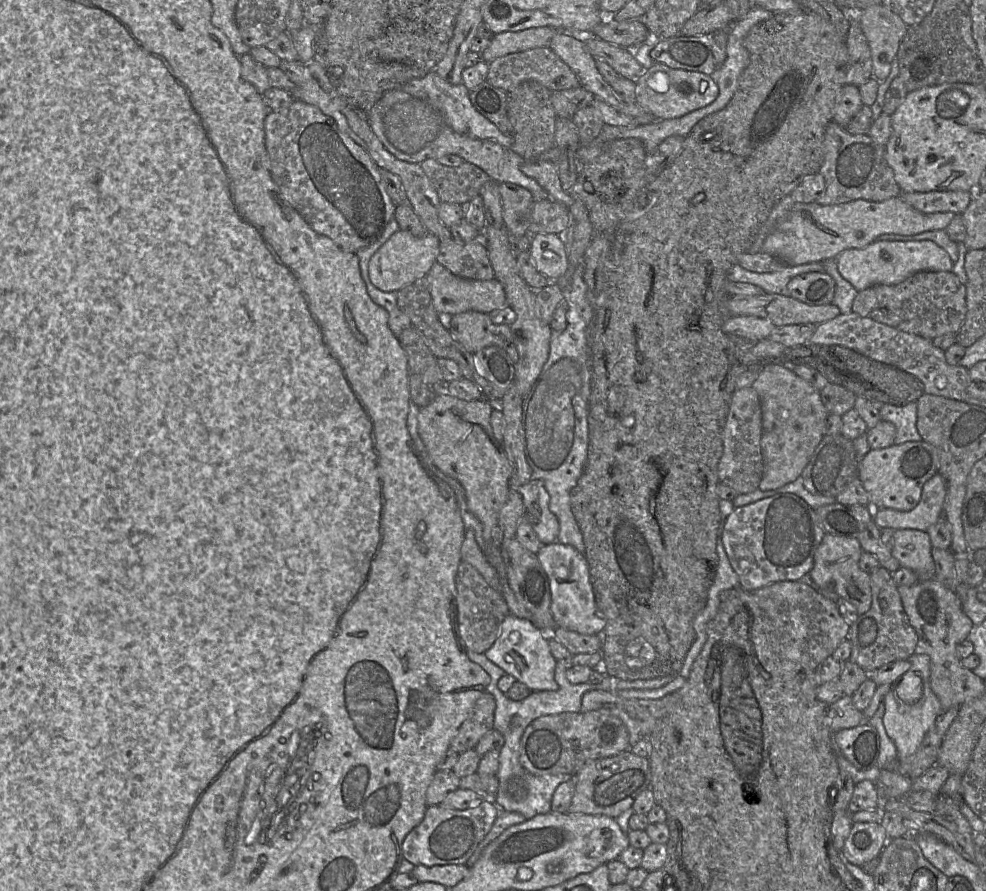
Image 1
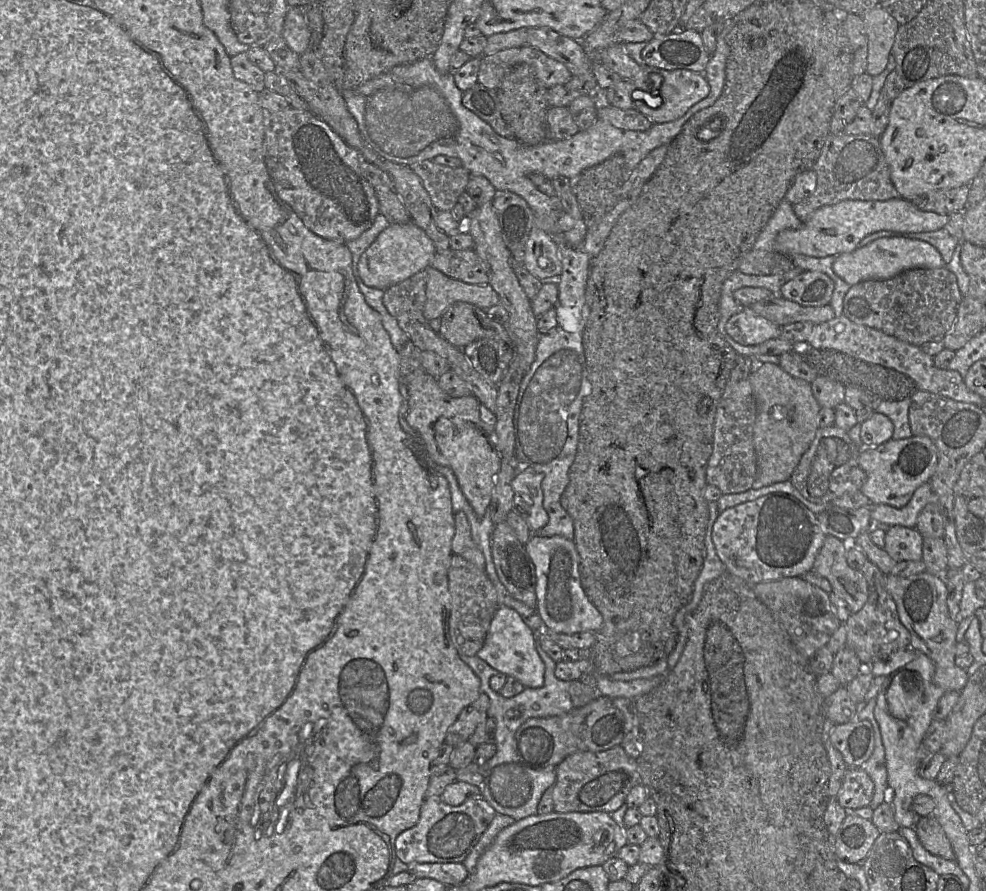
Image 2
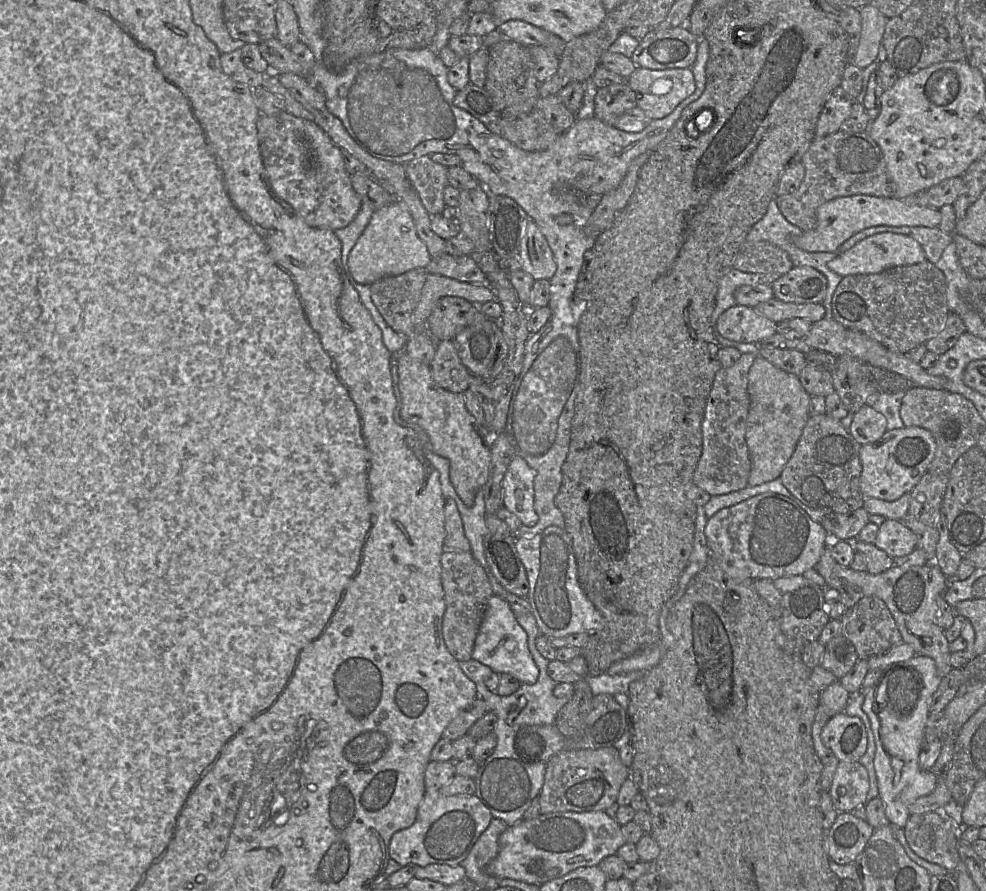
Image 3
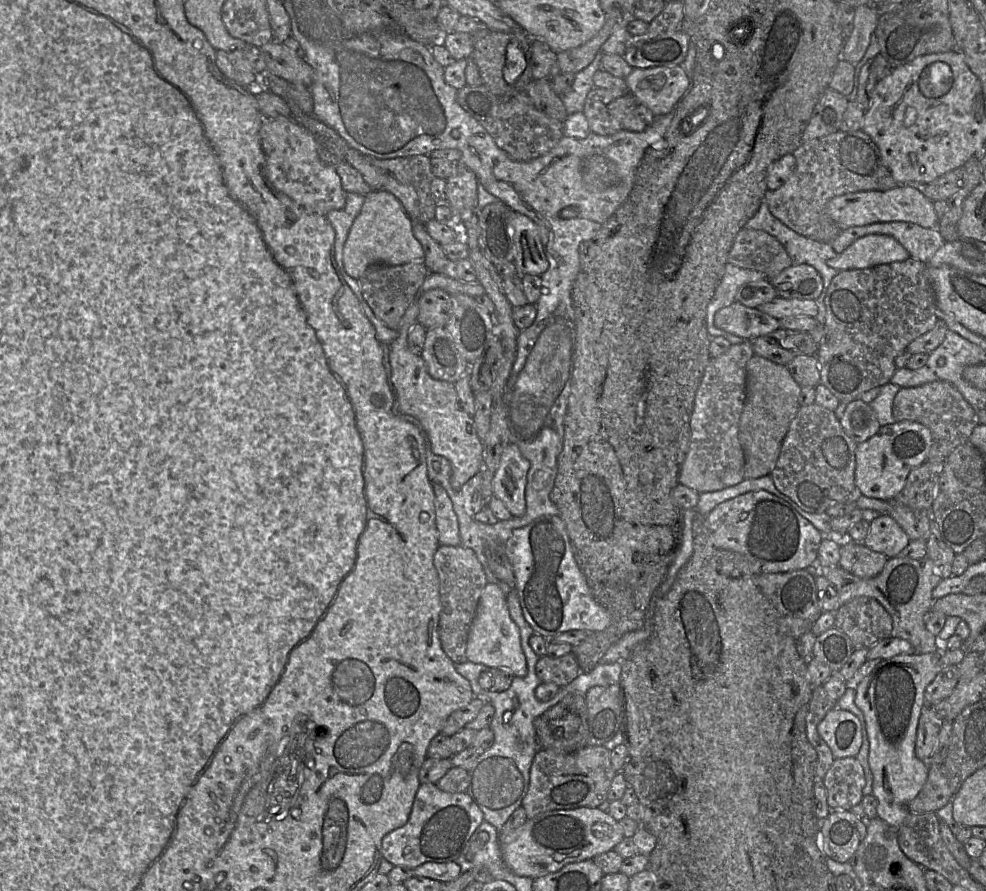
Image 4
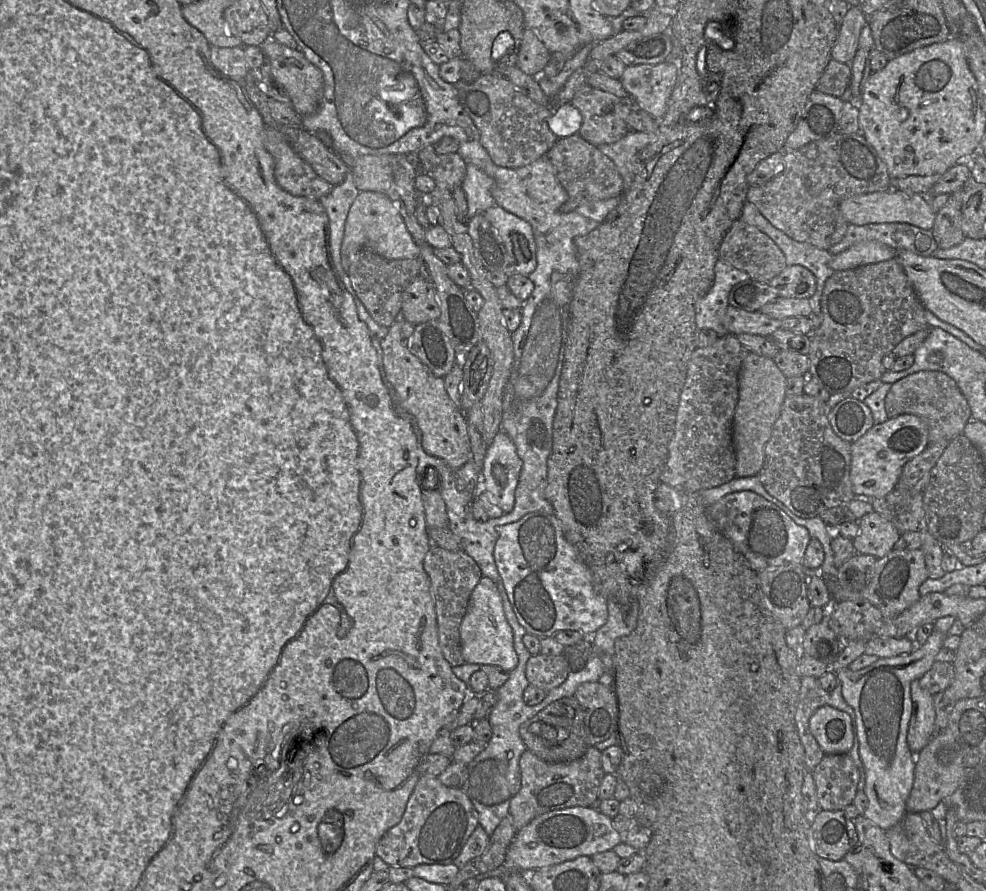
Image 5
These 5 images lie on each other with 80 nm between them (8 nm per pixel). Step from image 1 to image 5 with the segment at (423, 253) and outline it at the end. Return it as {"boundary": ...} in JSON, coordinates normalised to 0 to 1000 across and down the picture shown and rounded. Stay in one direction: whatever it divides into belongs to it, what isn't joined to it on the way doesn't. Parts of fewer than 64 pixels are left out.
{"boundary":[[[367,214],[357,228],[346,273],[346,297],[350,305],[354,286],[369,277],[392,291],[422,291],[425,287],[426,275],[419,269],[404,232],[391,217]]]}

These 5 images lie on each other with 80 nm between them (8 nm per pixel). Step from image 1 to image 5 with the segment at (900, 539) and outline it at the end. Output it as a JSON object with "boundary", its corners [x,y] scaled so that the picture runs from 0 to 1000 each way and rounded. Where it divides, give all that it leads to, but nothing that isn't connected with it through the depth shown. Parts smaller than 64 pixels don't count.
{"boundary":[[[888,575],[878,577],[868,585],[872,590],[872,596],[864,607],[869,622],[884,623],[889,627],[897,625],[907,616],[914,602],[914,598],[902,584]]]}

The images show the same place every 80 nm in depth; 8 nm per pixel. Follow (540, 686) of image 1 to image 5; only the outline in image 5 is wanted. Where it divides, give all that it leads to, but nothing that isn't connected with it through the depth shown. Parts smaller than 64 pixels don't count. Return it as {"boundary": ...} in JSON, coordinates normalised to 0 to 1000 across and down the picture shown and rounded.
{"boundary":[[[489,646],[478,666],[475,682],[467,703],[469,736],[473,744],[503,746],[518,754],[525,746],[521,727],[520,707],[516,701],[505,658],[495,648]]]}

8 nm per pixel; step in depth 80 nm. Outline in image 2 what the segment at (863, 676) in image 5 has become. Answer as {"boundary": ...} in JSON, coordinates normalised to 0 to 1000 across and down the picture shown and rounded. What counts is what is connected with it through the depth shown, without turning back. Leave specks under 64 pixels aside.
{"boundary":[[[937,734],[929,737],[916,750],[898,760],[898,764],[885,787],[885,800],[891,814],[902,881],[902,897],[907,918],[914,929],[927,929],[933,918],[924,909],[928,893],[938,891],[950,897],[962,891],[949,875],[932,870],[931,841],[941,819],[946,799],[957,779],[957,774],[946,765],[948,746]]]}

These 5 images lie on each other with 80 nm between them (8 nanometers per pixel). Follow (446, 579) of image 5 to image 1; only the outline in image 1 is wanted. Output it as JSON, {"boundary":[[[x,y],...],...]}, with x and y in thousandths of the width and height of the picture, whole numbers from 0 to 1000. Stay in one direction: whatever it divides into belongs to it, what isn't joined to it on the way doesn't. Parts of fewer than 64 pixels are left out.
{"boundary":[[[468,630],[461,648],[463,697],[468,718],[474,730],[491,733],[504,717],[511,694],[517,684],[507,663],[499,660],[477,632]]]}

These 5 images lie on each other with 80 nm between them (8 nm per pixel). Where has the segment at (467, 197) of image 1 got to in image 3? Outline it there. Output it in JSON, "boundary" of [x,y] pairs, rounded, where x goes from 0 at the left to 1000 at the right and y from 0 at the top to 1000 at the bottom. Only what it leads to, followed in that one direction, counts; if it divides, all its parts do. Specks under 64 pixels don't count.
{"boundary":[[[427,175],[411,184],[412,196],[436,241],[447,240],[452,232],[450,212],[455,207],[453,187]]]}

